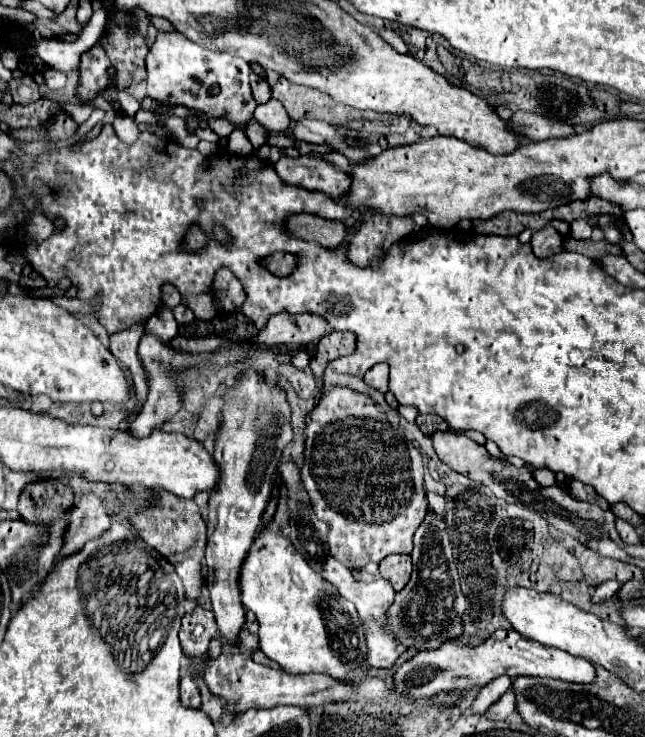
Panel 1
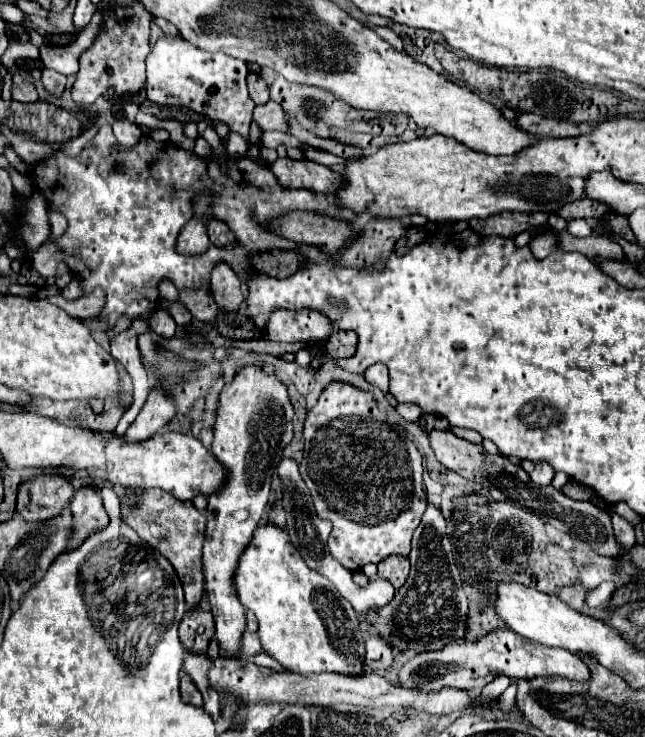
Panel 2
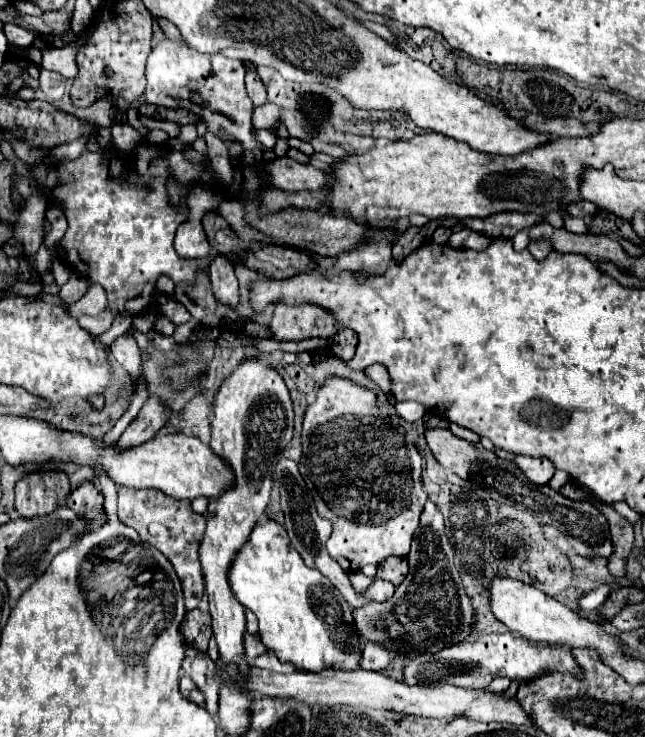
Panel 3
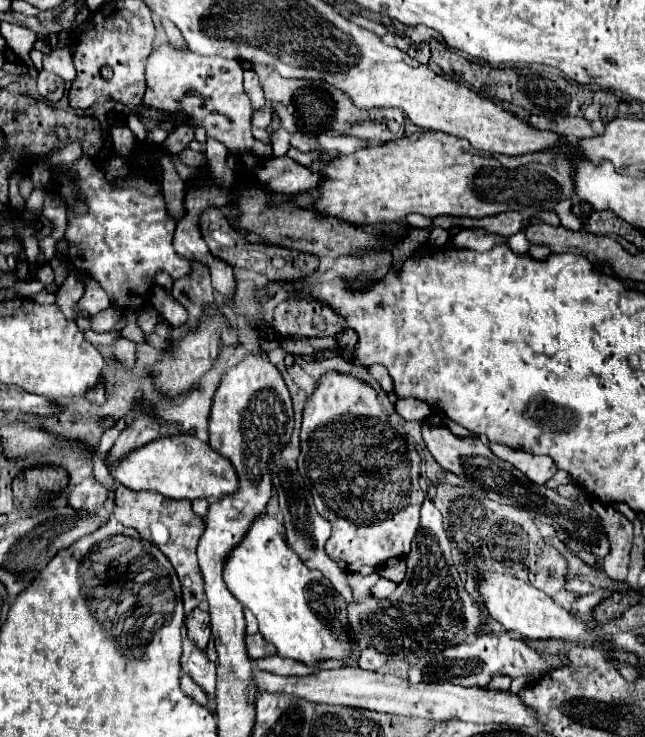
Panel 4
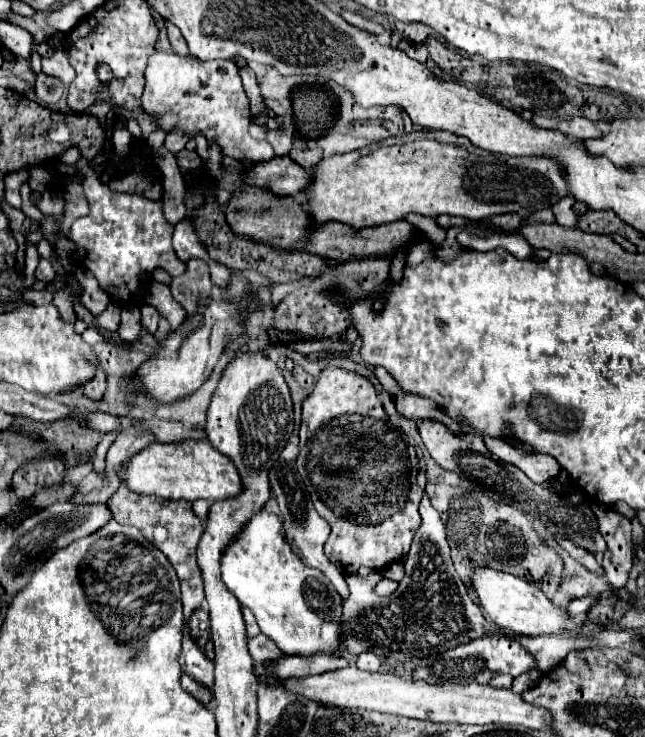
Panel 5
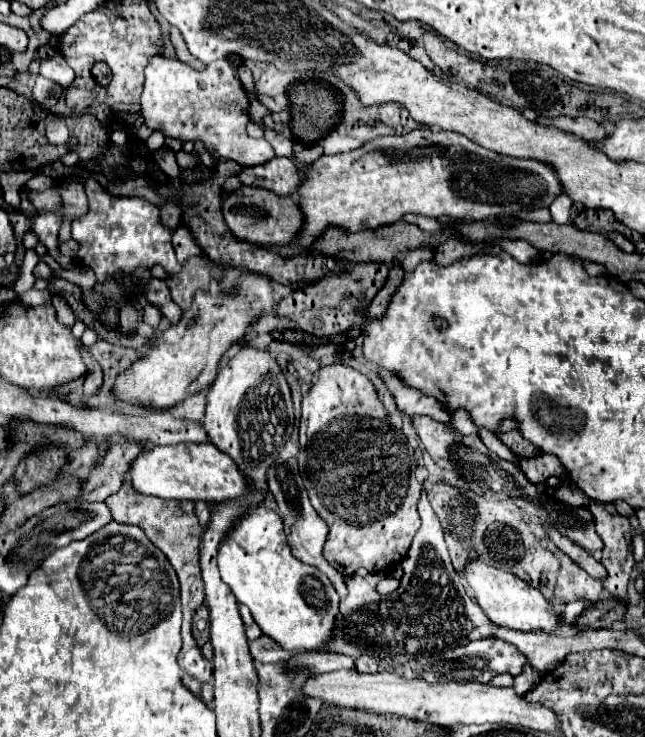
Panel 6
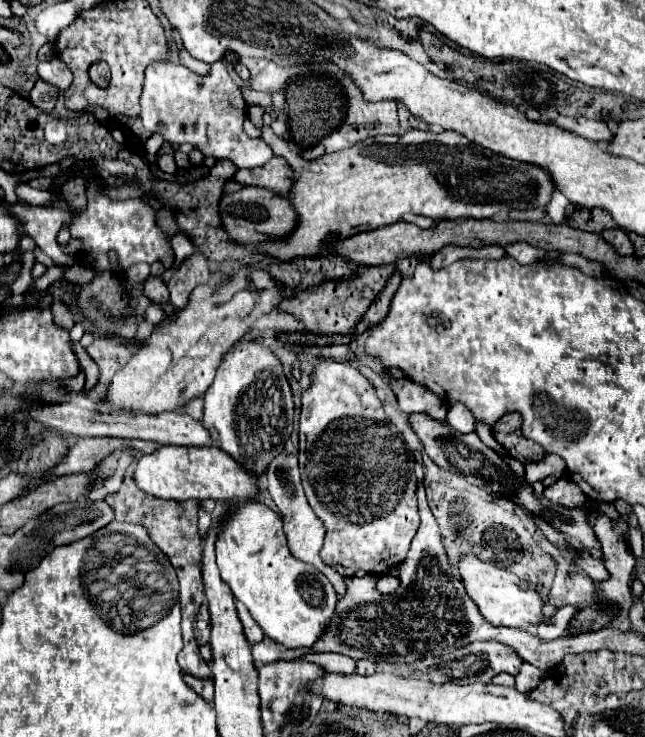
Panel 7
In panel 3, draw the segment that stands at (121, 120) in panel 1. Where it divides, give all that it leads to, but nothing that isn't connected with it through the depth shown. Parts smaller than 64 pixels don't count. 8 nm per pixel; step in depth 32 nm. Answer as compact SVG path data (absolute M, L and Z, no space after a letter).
M116 124L112 126L112 140L122 154L128 154L136 148L136 144L140 142L140 136L130 124Z

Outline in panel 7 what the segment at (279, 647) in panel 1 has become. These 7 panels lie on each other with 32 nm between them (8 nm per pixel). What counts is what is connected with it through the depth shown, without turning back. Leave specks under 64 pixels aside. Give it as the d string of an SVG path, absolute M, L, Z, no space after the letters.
M260 500L230 506L232 510L226 510L228 516L222 518L220 532L216 534L216 562L222 580L248 606L266 636L286 648L310 648L332 618L338 600L336 590L320 570L288 552L282 520L274 510Z

